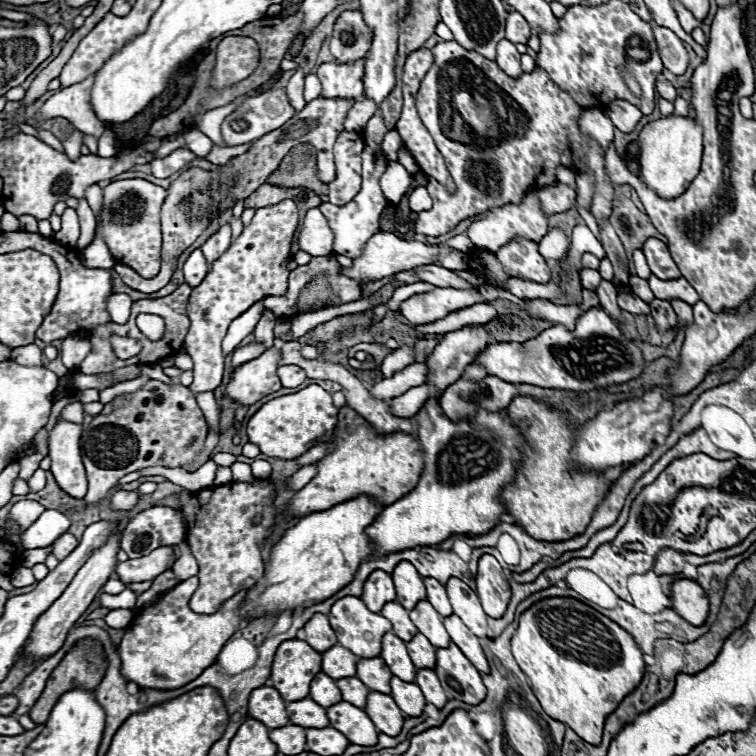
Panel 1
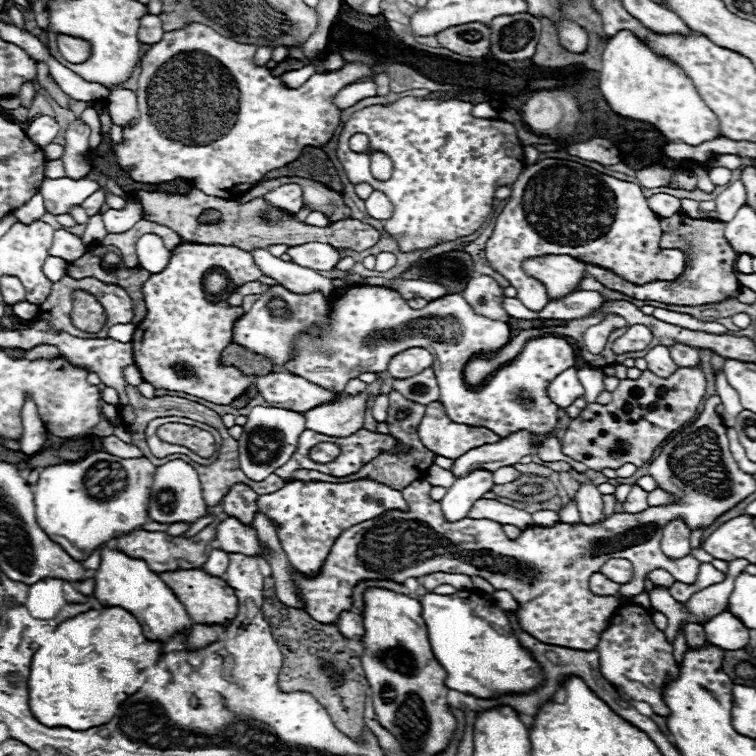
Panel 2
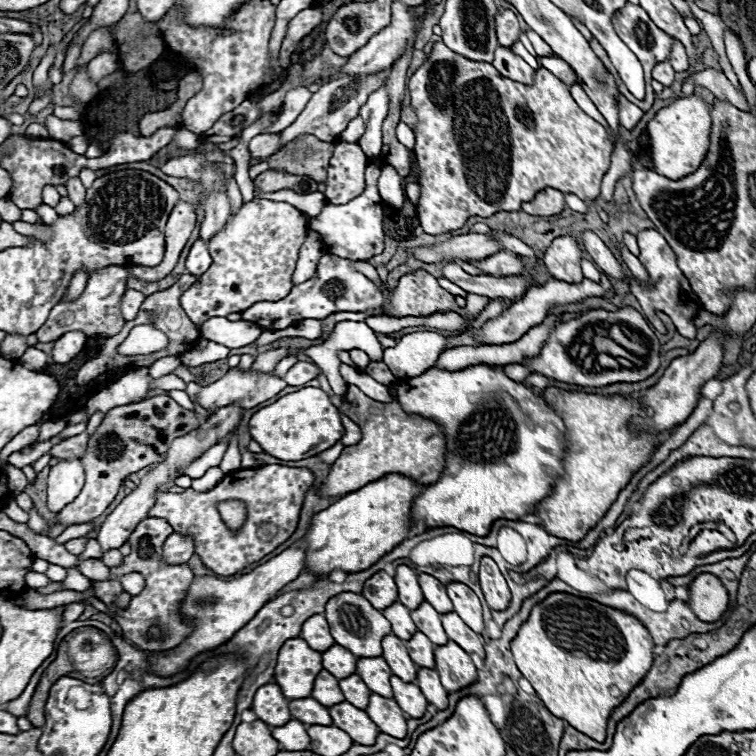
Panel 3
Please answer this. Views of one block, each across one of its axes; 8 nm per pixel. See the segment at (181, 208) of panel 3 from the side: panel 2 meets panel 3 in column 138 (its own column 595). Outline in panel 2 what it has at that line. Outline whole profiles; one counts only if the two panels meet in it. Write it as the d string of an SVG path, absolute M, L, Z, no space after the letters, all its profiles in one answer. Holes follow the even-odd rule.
M676 212L670 218L660 218L660 226L662 226L662 248L678 248L684 252L686 268L684 268L680 278L670 280L670 282L658 280L658 282L636 286L636 284L624 282L622 278L618 278L616 274L608 272L608 270L592 266L592 264L584 264L586 274L596 278L606 288L622 292L630 298L656 300L662 304L676 304L676 306L712 304L712 300L724 300L724 296L734 296L734 292L738 288L738 280L732 274L732 260L736 254L724 236L724 226L726 226L724 222L694 220L684 212Z

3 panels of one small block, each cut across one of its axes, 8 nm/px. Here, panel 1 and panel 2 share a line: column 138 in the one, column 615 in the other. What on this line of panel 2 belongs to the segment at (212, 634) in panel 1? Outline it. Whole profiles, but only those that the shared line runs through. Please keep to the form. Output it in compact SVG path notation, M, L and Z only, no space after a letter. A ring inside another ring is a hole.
M634 602L618 606L608 628L600 634L596 650L600 654L600 672L610 684L620 686L632 700L648 702L656 714L668 716L668 706L662 700L662 688L668 680L678 676L678 666L672 656L672 644L666 640L664 632L654 626L646 608Z

